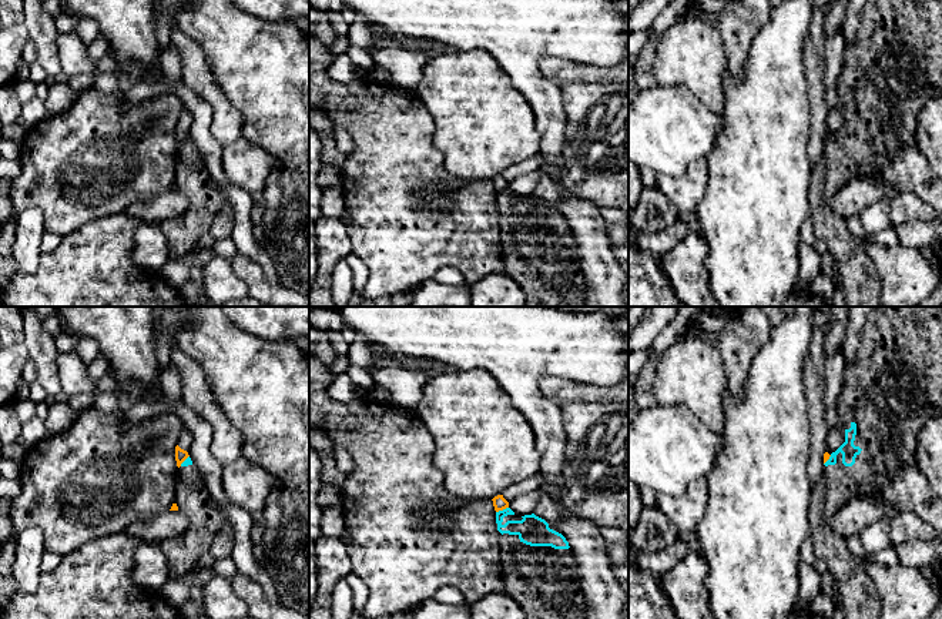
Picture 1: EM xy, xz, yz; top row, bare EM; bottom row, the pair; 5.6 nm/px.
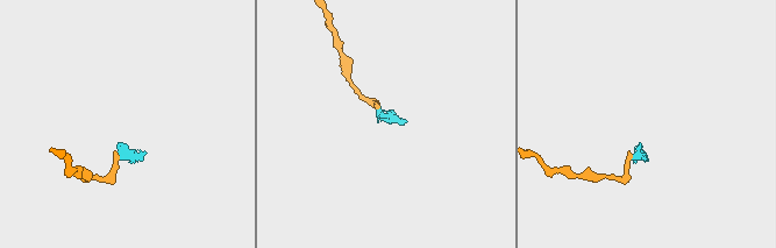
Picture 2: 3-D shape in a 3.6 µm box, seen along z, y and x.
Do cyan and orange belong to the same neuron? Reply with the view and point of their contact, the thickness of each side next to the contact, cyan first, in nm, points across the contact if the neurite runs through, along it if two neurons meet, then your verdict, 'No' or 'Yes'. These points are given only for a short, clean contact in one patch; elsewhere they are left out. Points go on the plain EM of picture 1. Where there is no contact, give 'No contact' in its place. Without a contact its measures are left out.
Touches cyan at xz (503, 190). Thickness 170 nm (cyan) against 80 nm. Boundary: xz (508, 187), (496, 193). No

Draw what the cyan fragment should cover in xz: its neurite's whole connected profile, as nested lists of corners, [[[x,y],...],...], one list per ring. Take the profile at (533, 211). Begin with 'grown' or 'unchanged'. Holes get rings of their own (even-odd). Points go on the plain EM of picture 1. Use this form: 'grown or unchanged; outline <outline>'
grown; outline [[[510,188],[496,193],[504,274],[524,292],[526,307],[584,307],[586,277],[576,238],[566,218],[532,195],[516,195]]]

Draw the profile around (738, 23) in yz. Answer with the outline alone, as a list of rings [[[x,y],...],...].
[[[730,0],[723,11],[705,13],[700,6],[688,3],[678,20],[700,19],[715,27],[724,44],[725,70],[742,78],[752,40],[768,20],[771,7],[768,0]]]

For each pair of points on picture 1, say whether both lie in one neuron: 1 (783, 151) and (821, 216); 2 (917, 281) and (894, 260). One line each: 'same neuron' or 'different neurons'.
1: different neurons
2: same neuron

